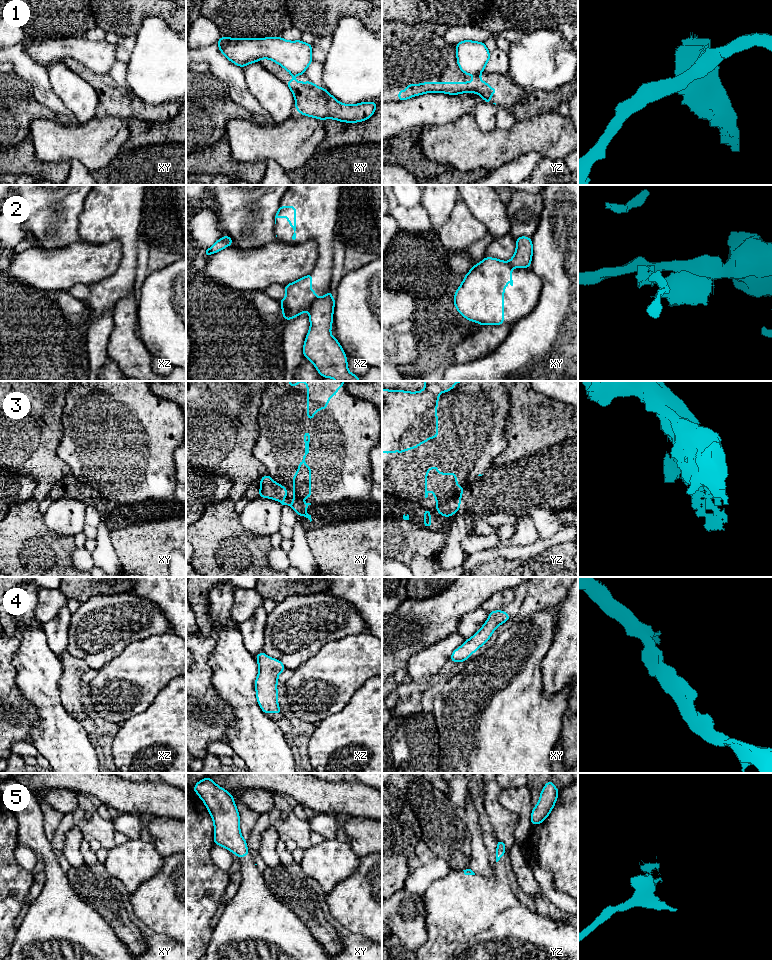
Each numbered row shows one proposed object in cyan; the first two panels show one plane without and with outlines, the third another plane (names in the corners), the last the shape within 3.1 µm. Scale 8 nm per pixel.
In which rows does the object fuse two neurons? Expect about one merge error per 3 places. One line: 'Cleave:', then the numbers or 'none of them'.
Cleave: 1, 2, 3

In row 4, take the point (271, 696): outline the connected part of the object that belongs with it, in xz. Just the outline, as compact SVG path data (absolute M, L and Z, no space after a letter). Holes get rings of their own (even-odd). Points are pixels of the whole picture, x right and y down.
M260 652L255 658L259 667L255 680L257 702L265 714L282 714L278 705L277 683L278 675L286 668L280 660L271 658L264 652Z

